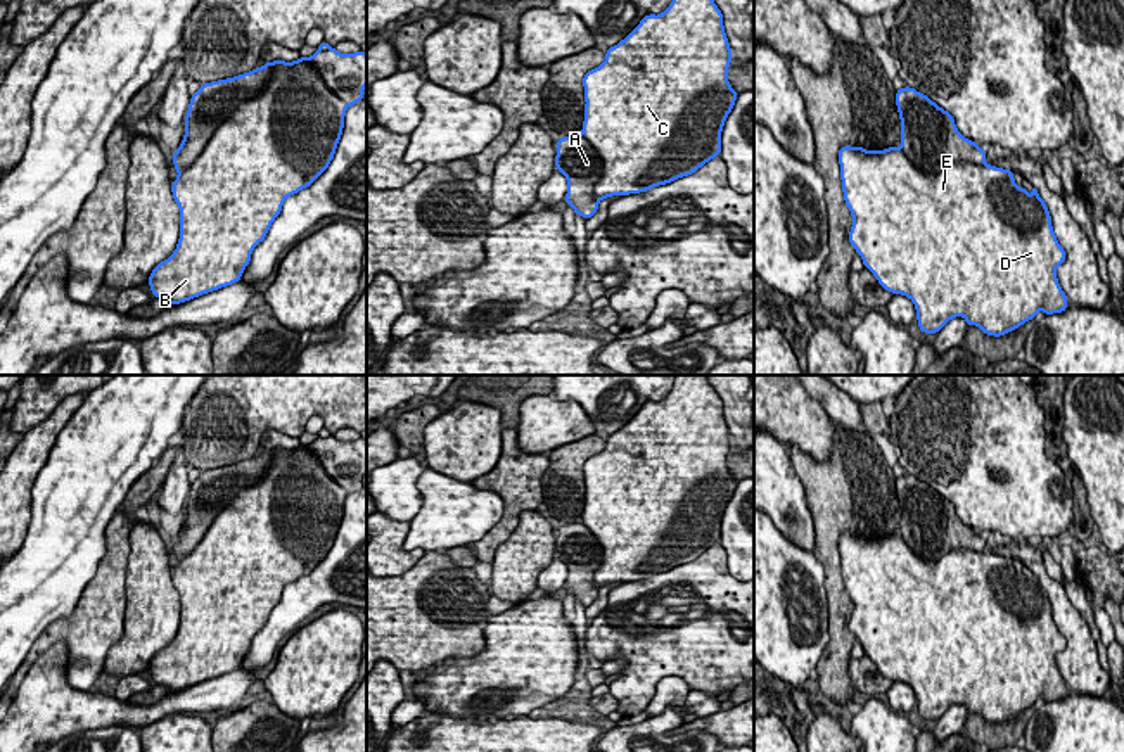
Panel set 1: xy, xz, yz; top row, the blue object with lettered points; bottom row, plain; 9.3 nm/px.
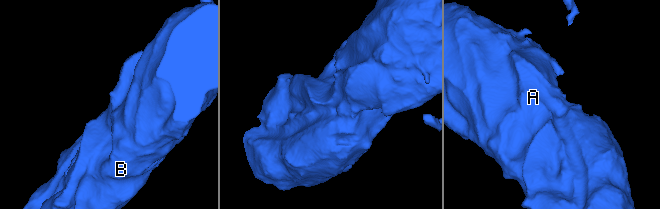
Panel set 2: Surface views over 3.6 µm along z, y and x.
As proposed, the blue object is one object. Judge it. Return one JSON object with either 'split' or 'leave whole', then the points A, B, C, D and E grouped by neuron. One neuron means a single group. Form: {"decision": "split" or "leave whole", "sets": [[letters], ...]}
{"decision": "split", "sets": [["A"], ["B", "C", "D", "E"]]}

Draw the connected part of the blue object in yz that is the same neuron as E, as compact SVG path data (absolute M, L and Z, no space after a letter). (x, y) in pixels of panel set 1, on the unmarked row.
M863 532L840 534L839 551L844 588L853 602L849 631L861 643L865 655L868 655L873 660L882 676L889 678L891 681L903 681L913 688L918 714L923 721L937 721L951 705L963 704L968 714L977 712L982 716L984 721L999 724L1032 707L1039 697L1043 697L1044 702L1053 702L1062 700L1069 695L1067 683L1062 678L1057 666L1057 653L1065 648L1065 638L1058 631L1057 622L1053 621L1050 598L1036 576L1032 576L1032 581L1029 583L1025 574L1022 576L1017 574L1013 558L996 555L986 550L972 551L967 548L956 548L936 562L923 562L904 543L903 536L889 534L884 538L865 538Z

